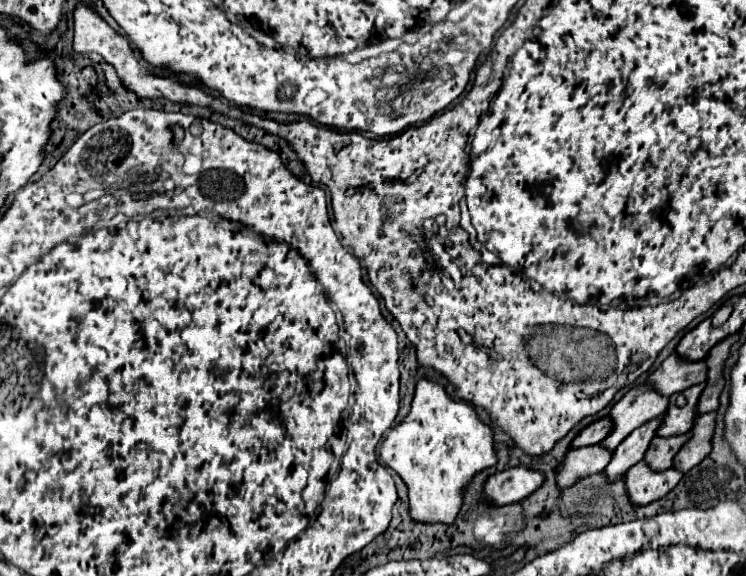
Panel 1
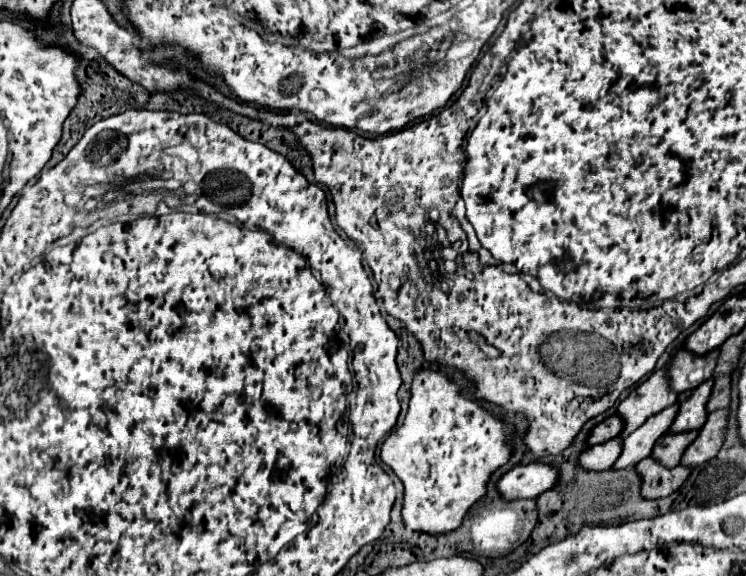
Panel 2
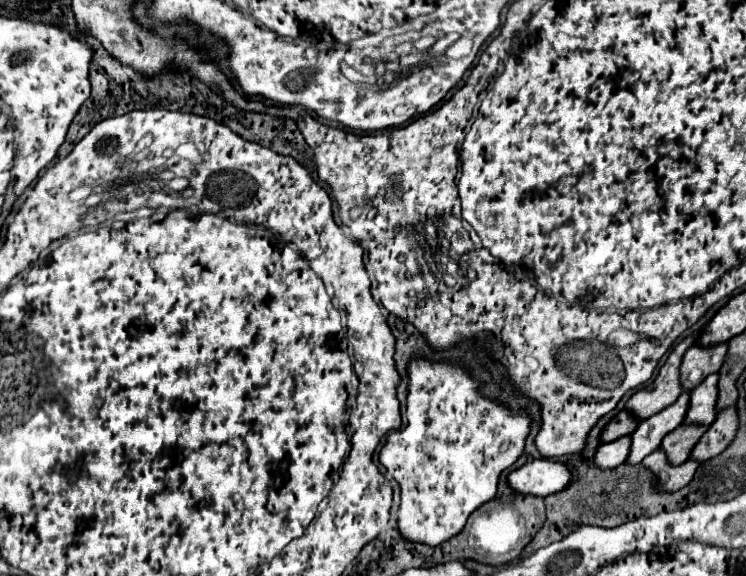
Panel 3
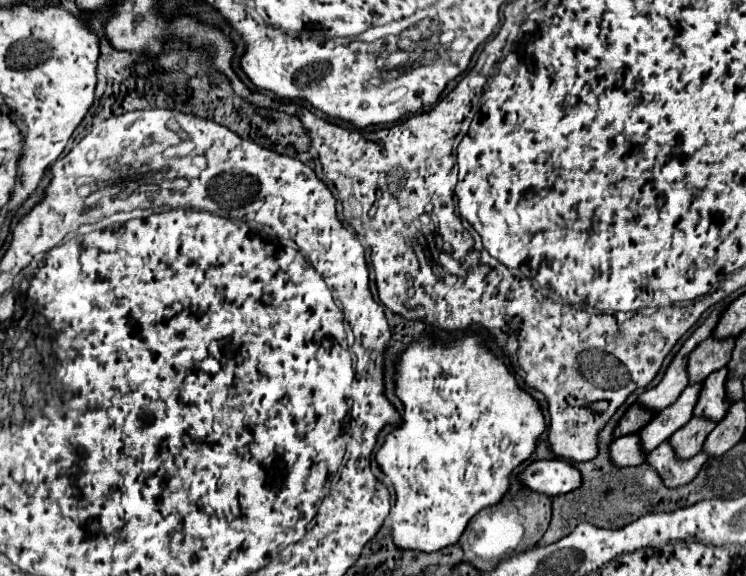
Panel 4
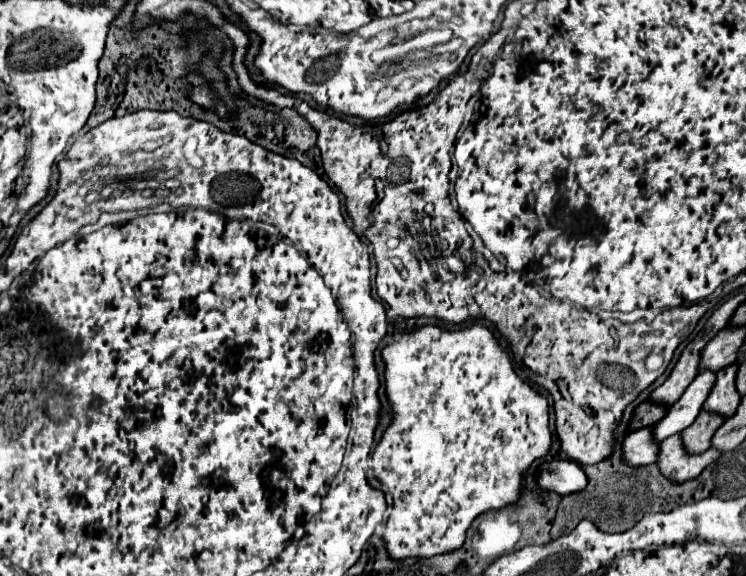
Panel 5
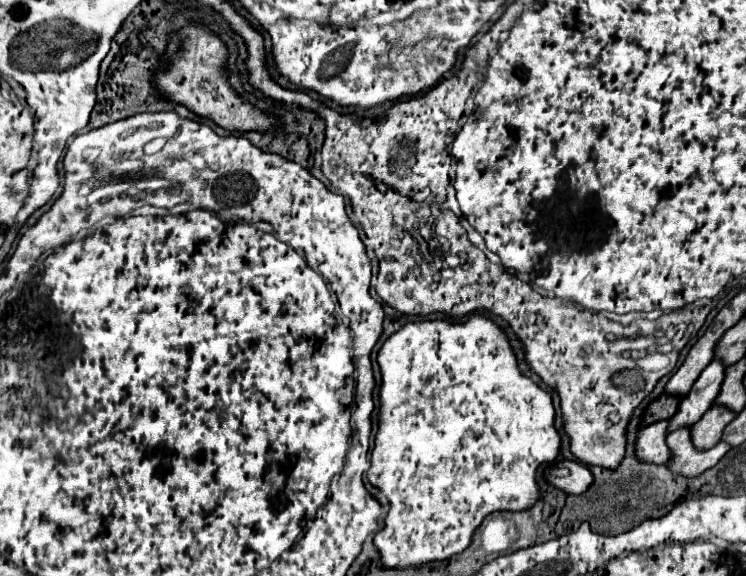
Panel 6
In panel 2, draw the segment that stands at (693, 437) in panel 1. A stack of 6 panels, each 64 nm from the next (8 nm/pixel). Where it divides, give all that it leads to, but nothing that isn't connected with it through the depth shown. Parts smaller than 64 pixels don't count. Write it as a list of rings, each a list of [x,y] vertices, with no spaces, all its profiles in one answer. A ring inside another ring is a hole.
[[[716,410],[716,412],[708,414],[704,428],[698,430],[696,440],[684,450],[682,460],[680,460],[682,466],[694,468],[694,466],[710,460],[712,456],[716,456],[716,452],[720,450],[720,444],[724,440],[726,414],[728,414],[728,410]]]

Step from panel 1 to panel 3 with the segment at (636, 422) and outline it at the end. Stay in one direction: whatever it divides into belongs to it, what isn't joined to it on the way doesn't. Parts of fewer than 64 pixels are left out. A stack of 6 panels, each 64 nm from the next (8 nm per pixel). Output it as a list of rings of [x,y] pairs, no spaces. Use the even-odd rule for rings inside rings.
[[[698,332],[690,334],[678,346],[674,346],[674,350],[670,352],[666,364],[660,368],[654,382],[636,390],[632,394],[632,398],[626,402],[626,410],[632,412],[632,416],[636,416],[638,422],[654,416],[656,412],[664,410],[674,400],[678,400],[678,396],[682,394],[682,388],[680,388],[680,382],[678,382],[678,366],[680,366],[682,354],[694,344],[696,336],[698,336]]]

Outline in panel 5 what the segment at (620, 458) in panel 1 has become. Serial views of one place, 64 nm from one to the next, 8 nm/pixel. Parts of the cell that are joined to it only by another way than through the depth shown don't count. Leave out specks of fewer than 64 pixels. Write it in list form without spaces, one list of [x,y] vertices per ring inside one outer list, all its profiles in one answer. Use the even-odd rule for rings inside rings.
[[[700,372],[680,396],[680,400],[668,406],[664,418],[652,426],[652,438],[656,442],[662,442],[672,434],[682,432],[696,420],[702,410],[700,404],[704,404],[704,396],[708,396],[708,388],[712,388],[712,376],[714,372]]]

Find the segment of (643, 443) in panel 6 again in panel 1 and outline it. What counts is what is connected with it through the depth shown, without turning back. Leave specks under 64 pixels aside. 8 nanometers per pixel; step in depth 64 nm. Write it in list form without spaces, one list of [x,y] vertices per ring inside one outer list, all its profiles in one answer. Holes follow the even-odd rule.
[[[586,446],[586,448],[570,450],[556,468],[556,486],[568,488],[586,476],[602,472],[610,456],[612,452],[600,446]]]

